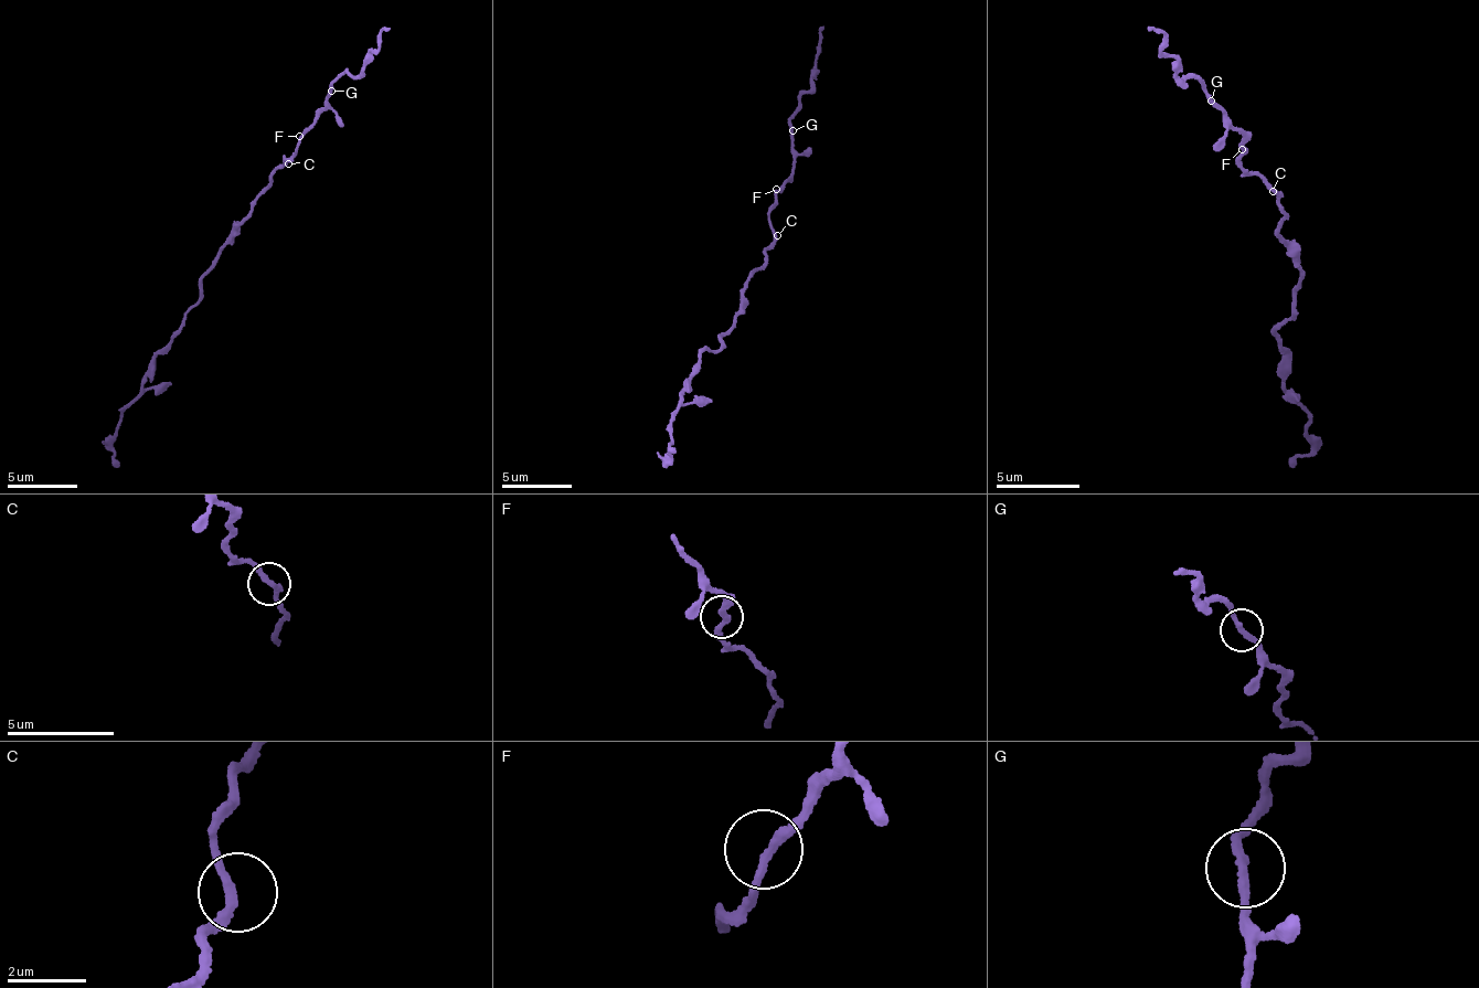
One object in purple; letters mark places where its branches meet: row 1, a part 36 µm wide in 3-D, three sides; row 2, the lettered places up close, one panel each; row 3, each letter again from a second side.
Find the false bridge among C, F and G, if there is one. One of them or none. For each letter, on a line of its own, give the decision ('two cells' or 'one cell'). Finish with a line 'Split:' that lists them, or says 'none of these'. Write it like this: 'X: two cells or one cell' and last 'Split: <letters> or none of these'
C: one cell
F: one cell
G: one cell
Split: none of these

